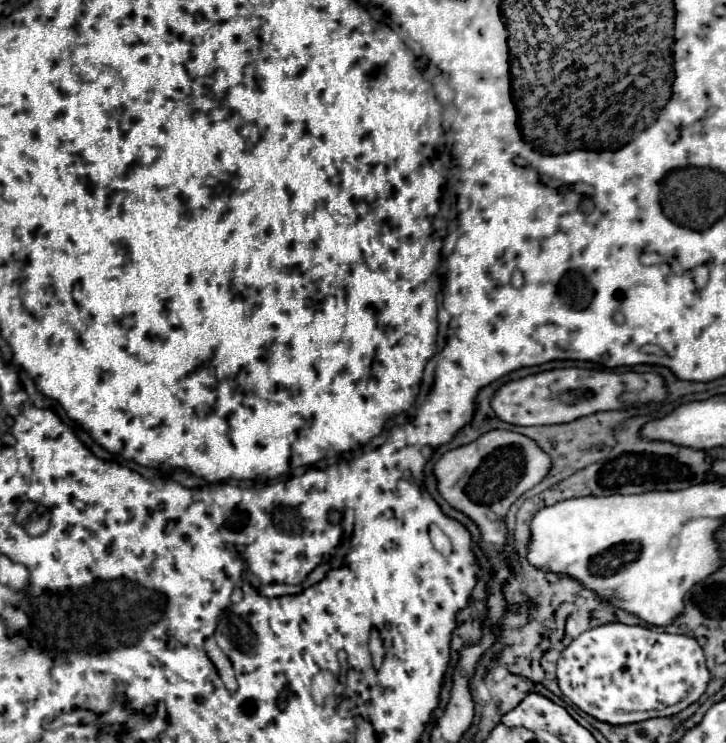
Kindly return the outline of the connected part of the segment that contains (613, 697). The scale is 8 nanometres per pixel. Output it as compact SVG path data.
M607 623L581 633L557 661L557 681L581 711L611 725L669 717L695 703L709 683L701 645L689 635Z

